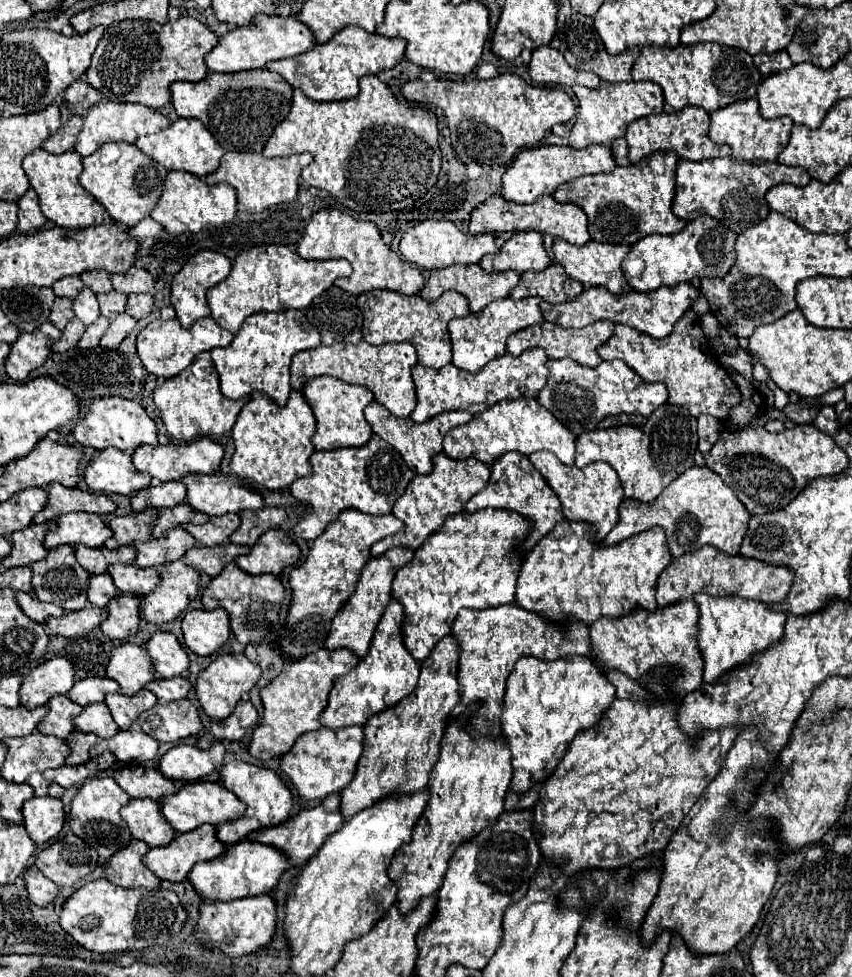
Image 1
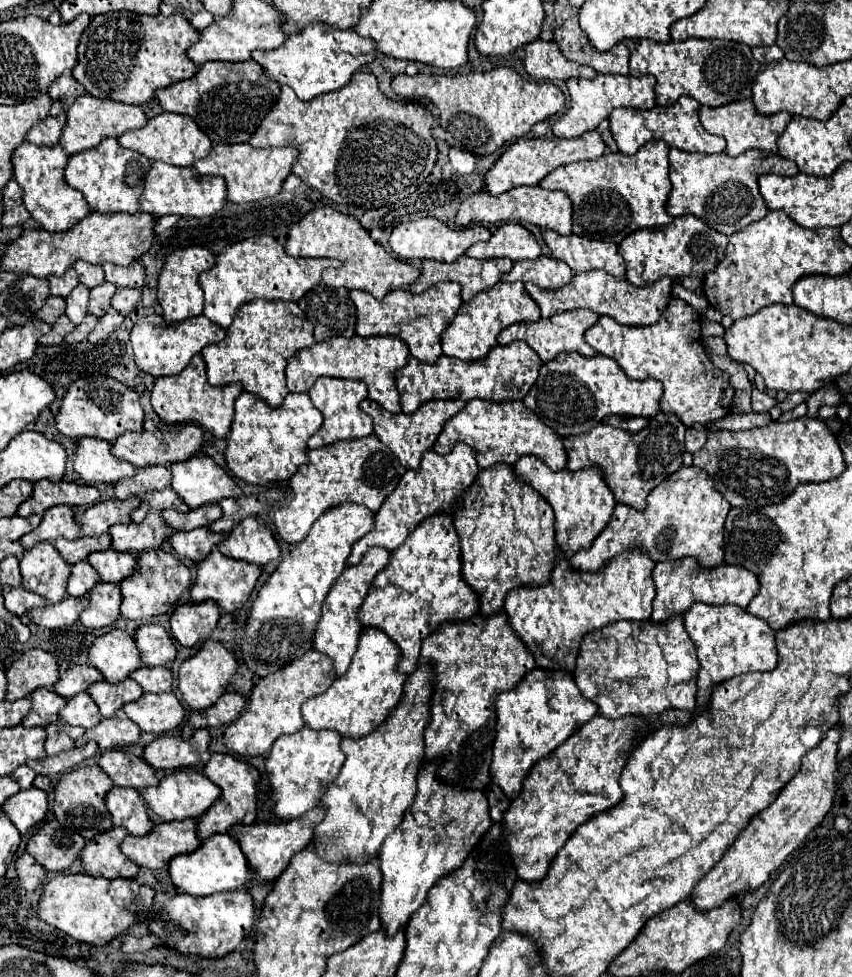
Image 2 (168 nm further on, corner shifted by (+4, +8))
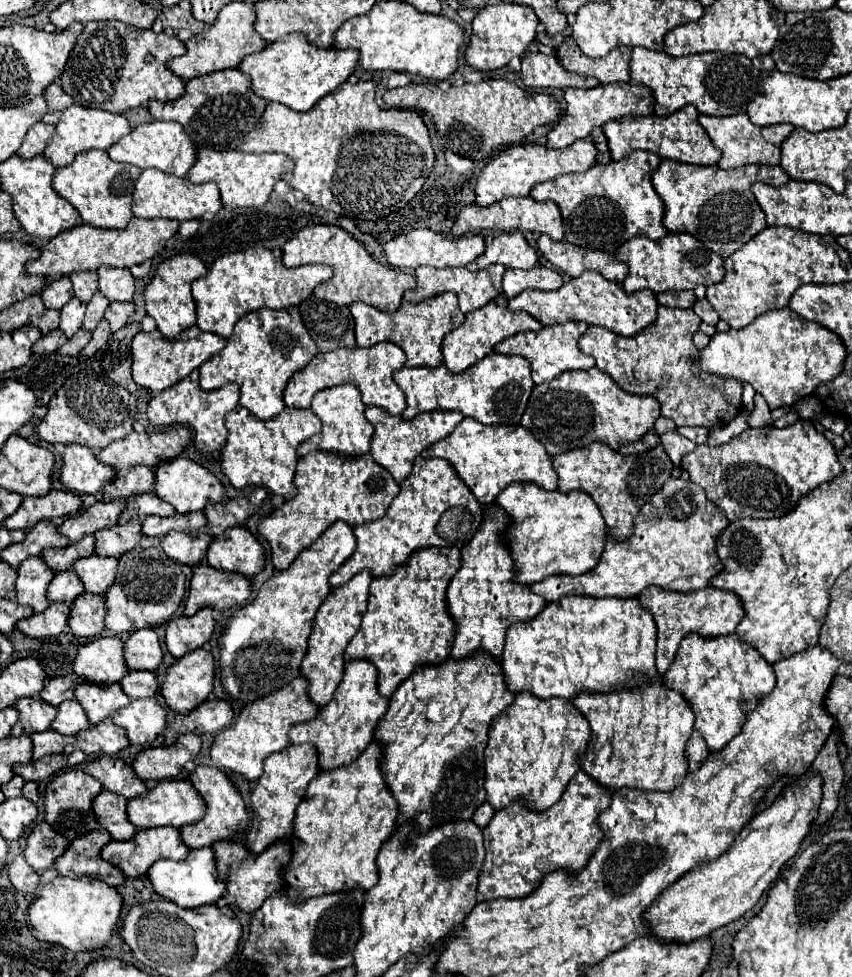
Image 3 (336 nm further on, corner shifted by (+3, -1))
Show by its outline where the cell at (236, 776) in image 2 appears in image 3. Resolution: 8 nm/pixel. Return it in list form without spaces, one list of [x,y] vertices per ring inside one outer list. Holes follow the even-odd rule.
[[[196,766],[190,772],[190,784],[198,790],[198,794],[204,798],[206,802],[206,814],[190,824],[180,828],[180,836],[182,842],[188,848],[204,848],[204,846],[212,846],[218,840],[228,840],[230,836],[238,834],[236,828],[246,828],[248,826],[248,812],[246,806],[242,802],[240,792],[234,788],[234,784],[226,778],[224,772],[220,772],[218,768],[208,768],[208,766]]]

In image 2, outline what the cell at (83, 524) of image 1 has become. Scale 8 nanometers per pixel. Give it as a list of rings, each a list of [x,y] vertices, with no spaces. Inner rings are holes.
[[[67,505],[51,507],[37,529],[23,535],[23,547],[31,549],[39,541],[57,541],[59,537],[65,539],[79,539],[79,523],[75,523],[75,513]]]

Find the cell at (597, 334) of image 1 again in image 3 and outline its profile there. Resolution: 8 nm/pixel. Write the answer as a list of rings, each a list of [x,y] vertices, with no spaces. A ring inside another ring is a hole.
[[[562,322],[556,326],[546,326],[538,332],[520,332],[516,336],[510,336],[504,342],[500,342],[494,348],[494,352],[526,358],[532,368],[534,384],[550,382],[552,378],[556,378],[558,374],[562,374],[566,370],[588,370],[594,366],[592,356],[586,356],[578,350],[578,338],[586,332],[586,328],[588,328],[586,322]]]

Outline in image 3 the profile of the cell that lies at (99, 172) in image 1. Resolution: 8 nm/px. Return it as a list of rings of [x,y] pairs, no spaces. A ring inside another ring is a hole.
[[[88,150],[76,154],[72,164],[56,168],[52,186],[80,214],[80,218],[98,228],[124,228],[132,218],[132,192],[140,176],[140,168],[108,160],[104,150]]]

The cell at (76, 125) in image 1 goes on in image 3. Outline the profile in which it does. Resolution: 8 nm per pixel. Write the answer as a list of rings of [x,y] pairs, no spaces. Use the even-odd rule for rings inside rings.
[[[36,122],[36,124],[28,130],[28,134],[26,134],[26,138],[24,138],[24,142],[22,142],[22,146],[18,148],[16,154],[18,154],[20,158],[32,158],[32,156],[40,154],[40,152],[44,150],[44,146],[48,144],[48,140],[50,140],[52,134],[54,134],[54,124]]]

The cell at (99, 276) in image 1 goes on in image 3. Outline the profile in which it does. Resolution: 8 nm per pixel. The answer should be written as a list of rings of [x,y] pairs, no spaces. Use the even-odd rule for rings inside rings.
[[[72,272],[70,280],[74,284],[76,298],[82,302],[90,302],[90,298],[98,292],[98,276],[96,272]]]

